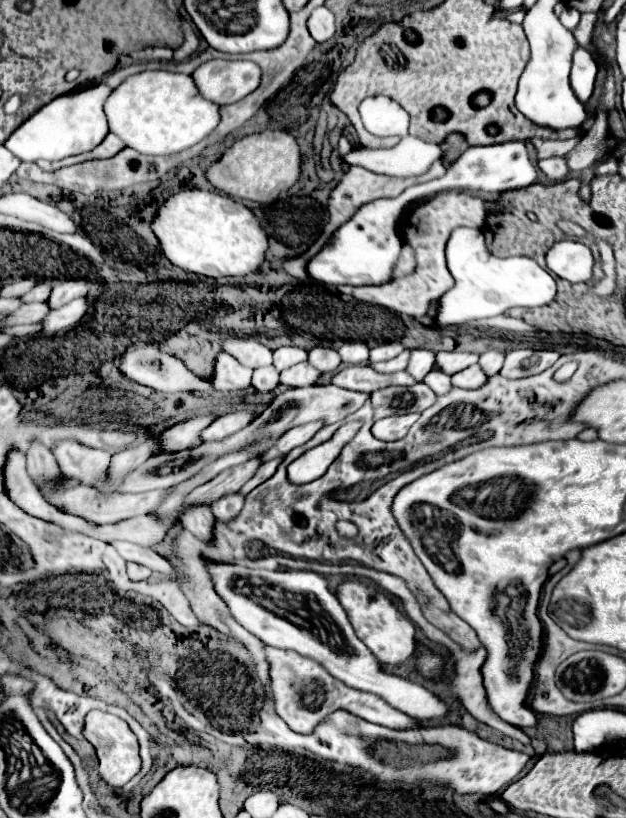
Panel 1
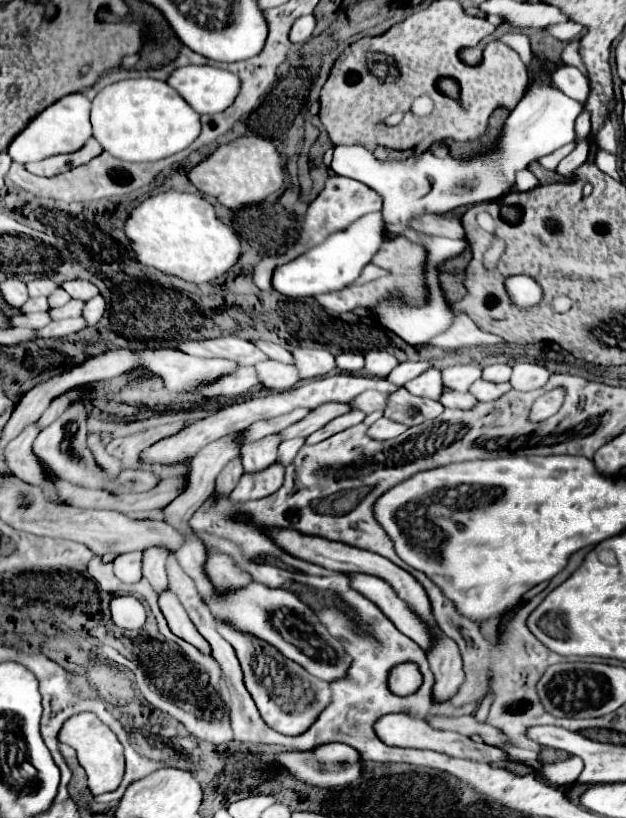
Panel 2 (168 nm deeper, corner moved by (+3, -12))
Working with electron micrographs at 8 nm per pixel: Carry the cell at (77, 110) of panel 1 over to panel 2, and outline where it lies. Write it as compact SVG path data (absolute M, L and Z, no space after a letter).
M82 92L70 94L48 106L44 112L40 112L8 146L8 156L14 162L28 164L28 162L40 162L50 156L58 154L72 154L80 150L90 138L92 138L92 124L90 124L90 110L92 100L88 100Z

